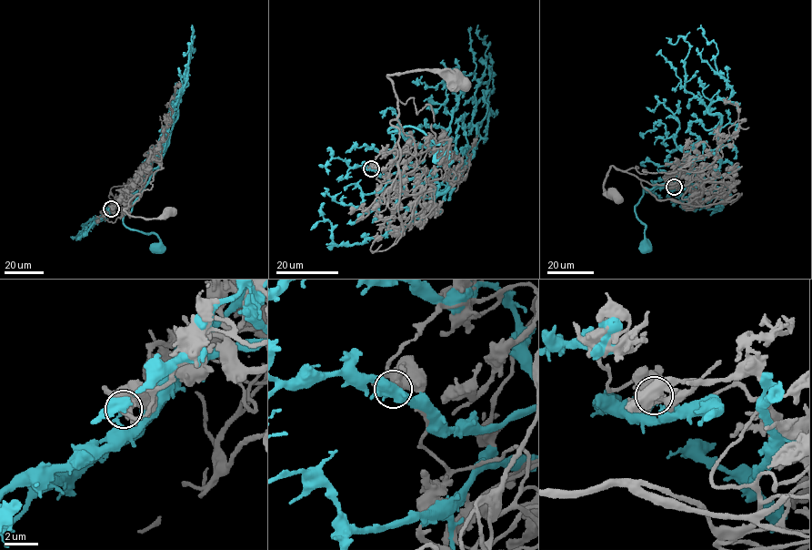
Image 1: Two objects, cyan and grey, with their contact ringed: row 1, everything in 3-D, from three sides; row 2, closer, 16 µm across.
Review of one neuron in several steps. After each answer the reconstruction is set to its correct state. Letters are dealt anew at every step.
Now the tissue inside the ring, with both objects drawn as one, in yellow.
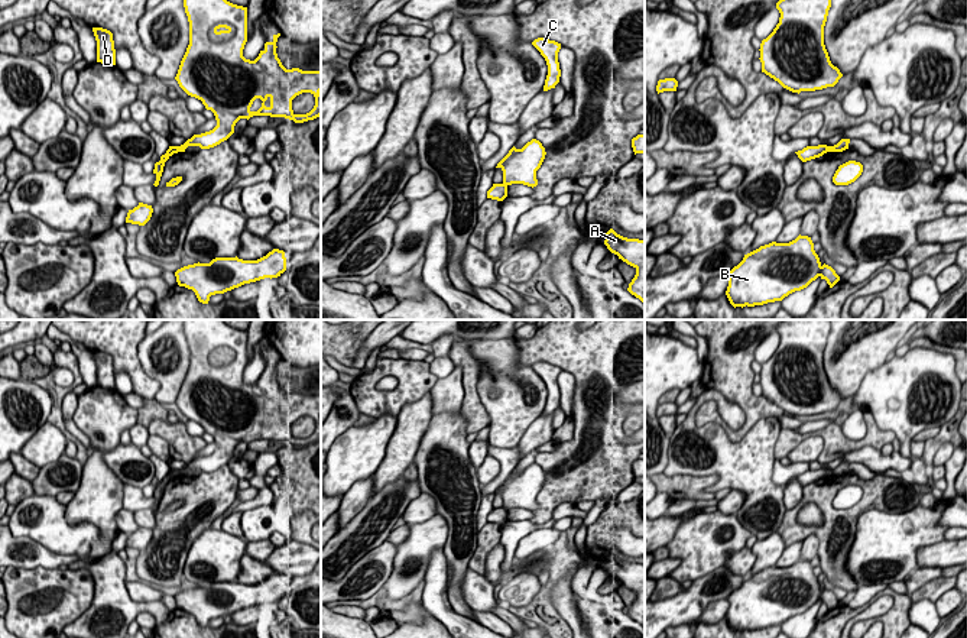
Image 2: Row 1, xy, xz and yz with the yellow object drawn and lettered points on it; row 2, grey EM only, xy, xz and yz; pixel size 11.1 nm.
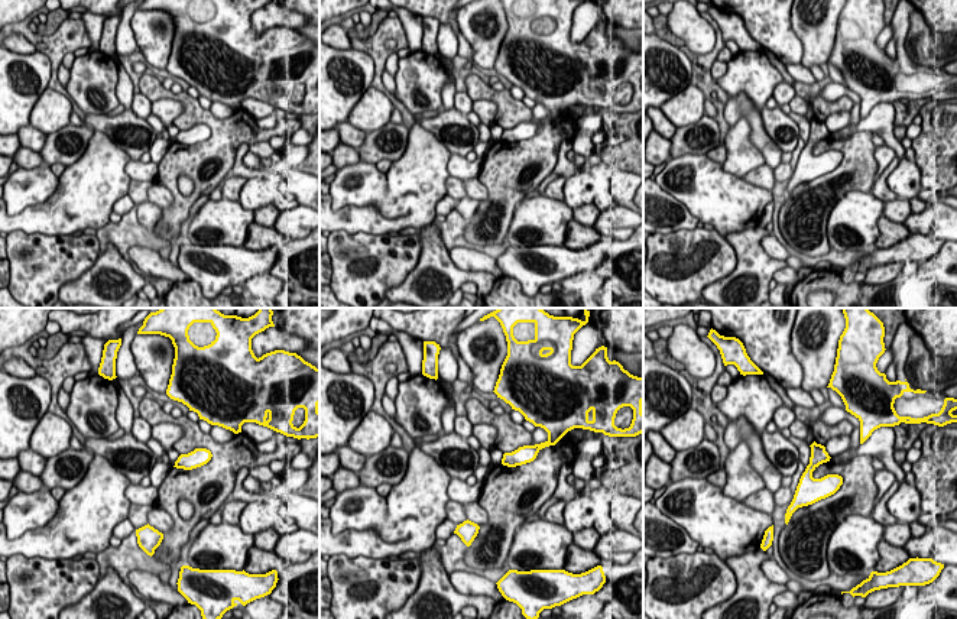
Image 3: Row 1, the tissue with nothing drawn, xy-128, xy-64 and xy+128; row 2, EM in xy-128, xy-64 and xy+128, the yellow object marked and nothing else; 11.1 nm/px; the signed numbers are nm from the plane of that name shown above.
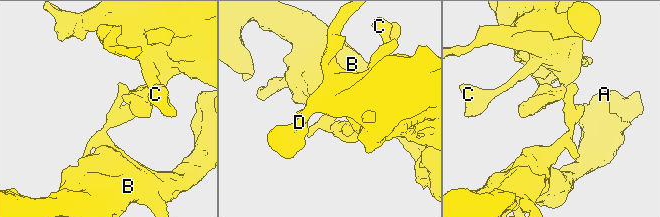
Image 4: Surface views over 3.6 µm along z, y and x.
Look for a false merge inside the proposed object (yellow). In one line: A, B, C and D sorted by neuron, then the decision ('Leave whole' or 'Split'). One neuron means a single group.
Groups: A B / C D. Split

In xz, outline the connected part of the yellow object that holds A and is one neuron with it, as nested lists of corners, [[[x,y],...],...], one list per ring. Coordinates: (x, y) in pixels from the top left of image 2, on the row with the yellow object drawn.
[[[610,229],[606,233],[604,244],[619,259],[636,269],[627,291],[645,304],[645,240],[623,237]]]

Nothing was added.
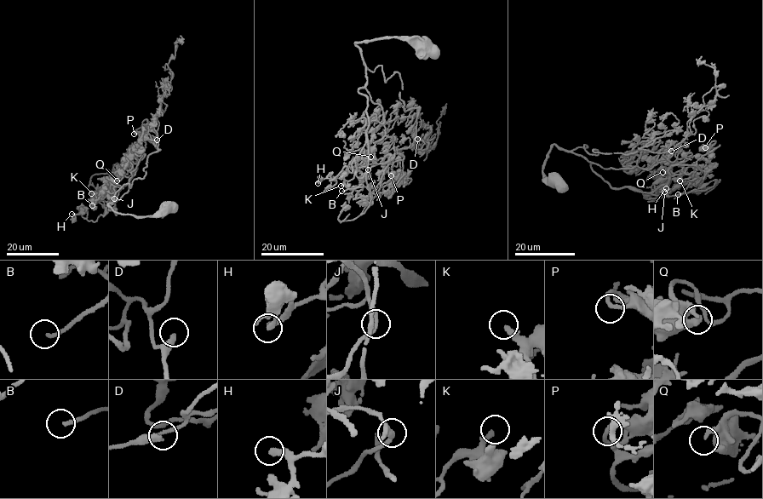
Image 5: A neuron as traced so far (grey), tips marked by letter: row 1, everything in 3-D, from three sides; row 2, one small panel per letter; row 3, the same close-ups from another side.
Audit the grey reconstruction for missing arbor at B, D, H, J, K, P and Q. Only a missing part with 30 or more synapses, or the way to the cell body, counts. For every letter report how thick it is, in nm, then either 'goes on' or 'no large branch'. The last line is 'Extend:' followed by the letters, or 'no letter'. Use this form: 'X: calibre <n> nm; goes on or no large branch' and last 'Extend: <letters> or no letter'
B: calibre 170 nm; goes on
D: calibre 220 nm; goes on
H: calibre 300 nm; no large branch
J: calibre 220 nm; no large branch
K: calibre 320 nm; no large branch
P: calibre 170 nm; no large branch
Q: calibre 240 nm; no large branch
Extend: B, D

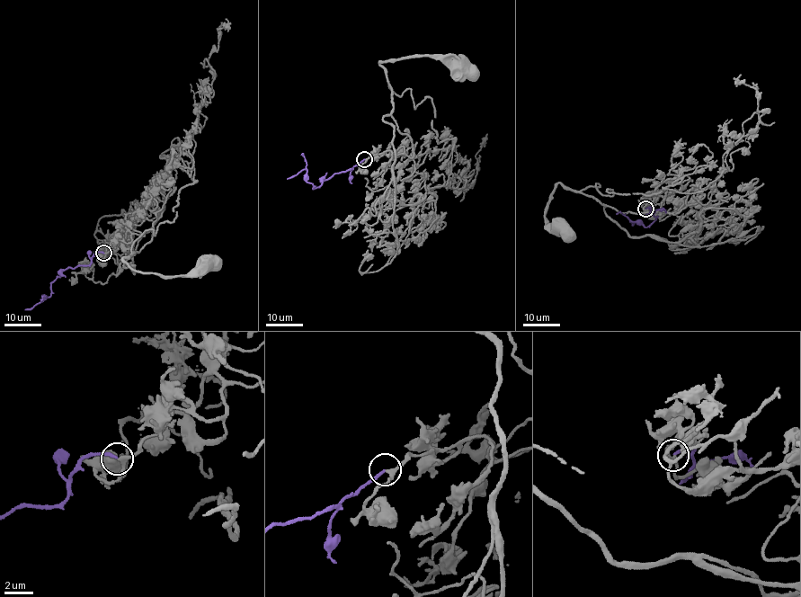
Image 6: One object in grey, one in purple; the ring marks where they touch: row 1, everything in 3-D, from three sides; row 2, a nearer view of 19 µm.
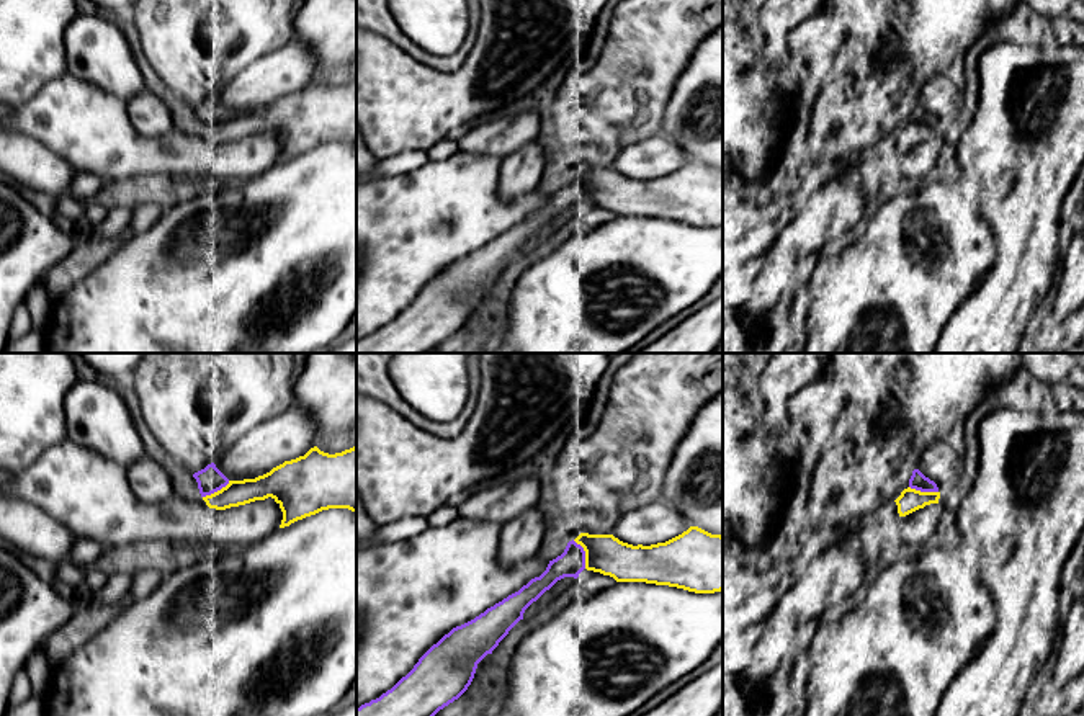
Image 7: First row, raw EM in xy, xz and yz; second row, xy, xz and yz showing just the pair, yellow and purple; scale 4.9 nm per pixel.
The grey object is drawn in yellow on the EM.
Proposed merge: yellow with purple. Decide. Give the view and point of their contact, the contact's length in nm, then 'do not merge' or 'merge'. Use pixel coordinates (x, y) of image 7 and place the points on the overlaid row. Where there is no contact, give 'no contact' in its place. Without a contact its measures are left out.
meets yellow in xz at (586, 553); contact 160 nm long; do not merge

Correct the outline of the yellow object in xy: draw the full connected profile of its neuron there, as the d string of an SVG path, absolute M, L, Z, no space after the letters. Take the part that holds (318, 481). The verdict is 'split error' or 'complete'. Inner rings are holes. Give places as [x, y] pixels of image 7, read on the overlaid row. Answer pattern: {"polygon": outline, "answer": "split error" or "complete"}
{"polygon": "M314 446L263 476L229 481L203 500L209 508L226 510L268 497L283 512L280 528L329 508L356 513L356 446L335 454Z", "answer": "complete"}

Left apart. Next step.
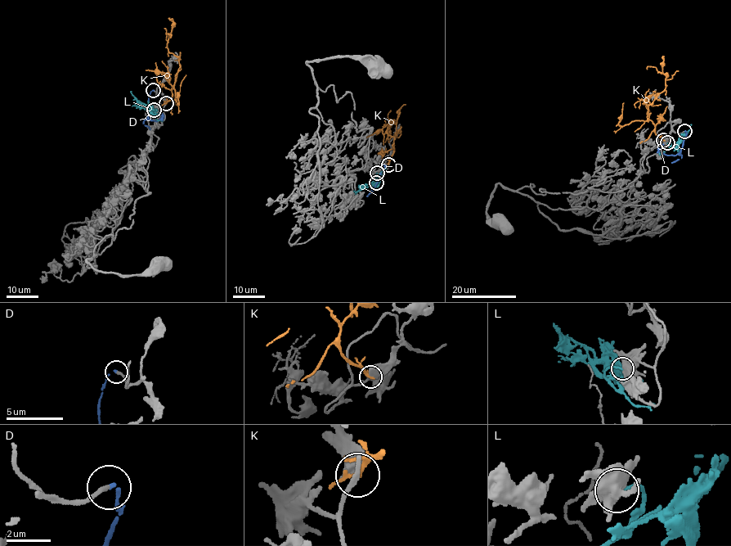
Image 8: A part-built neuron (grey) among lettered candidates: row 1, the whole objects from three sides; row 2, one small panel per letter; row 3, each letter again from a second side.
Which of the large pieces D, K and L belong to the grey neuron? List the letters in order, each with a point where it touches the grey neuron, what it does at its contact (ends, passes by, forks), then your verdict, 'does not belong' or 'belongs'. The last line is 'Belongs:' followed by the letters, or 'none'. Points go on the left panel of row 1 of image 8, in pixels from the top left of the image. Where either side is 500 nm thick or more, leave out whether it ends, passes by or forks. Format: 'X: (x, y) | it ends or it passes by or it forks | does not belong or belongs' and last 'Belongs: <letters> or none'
D: (153, 90) | it ends | belongs
K: (166, 103) | does not belong
L: (154, 110) | does not belong
Belongs: D

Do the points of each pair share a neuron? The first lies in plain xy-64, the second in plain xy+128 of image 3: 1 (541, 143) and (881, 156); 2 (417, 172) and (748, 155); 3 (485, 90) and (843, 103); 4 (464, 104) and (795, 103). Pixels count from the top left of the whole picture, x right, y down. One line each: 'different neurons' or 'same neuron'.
1: different neurons
2: same neuron
3: same neuron
4: different neurons

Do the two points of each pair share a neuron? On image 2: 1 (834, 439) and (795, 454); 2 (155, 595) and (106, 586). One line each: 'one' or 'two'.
1: two
2: two

